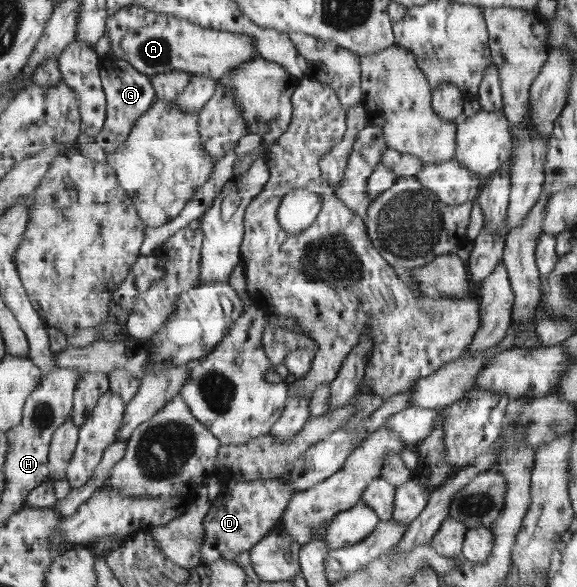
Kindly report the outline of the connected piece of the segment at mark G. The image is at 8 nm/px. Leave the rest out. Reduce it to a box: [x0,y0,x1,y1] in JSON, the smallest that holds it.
[96,54,158,155]

